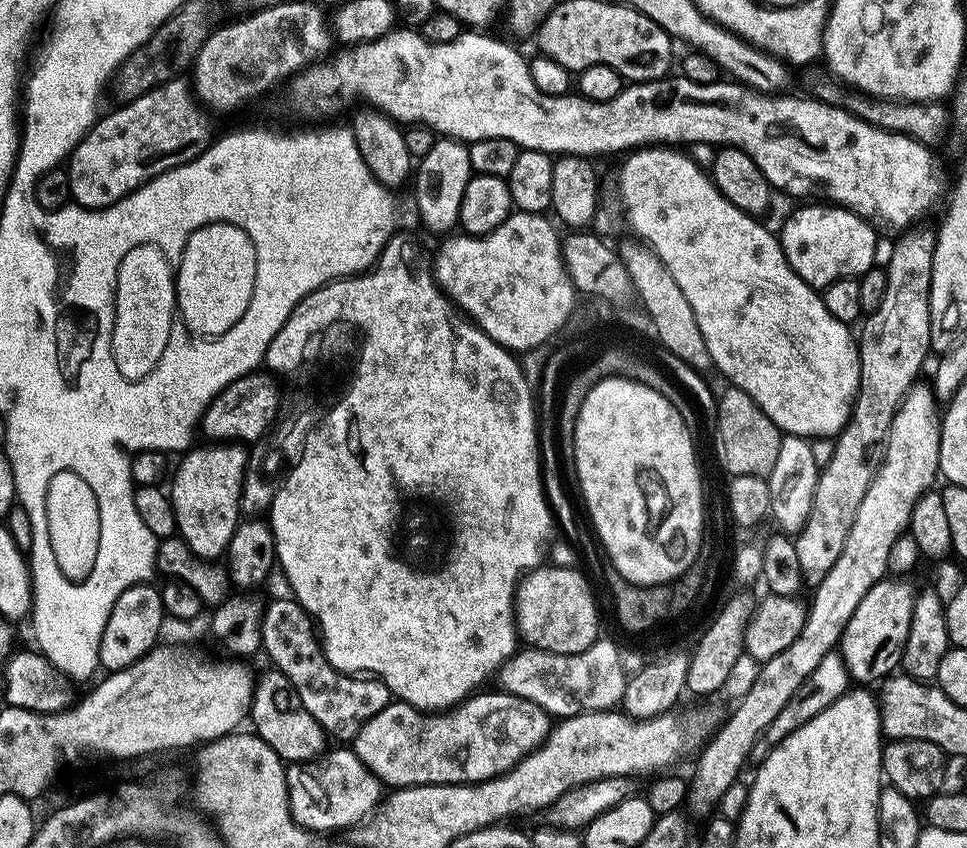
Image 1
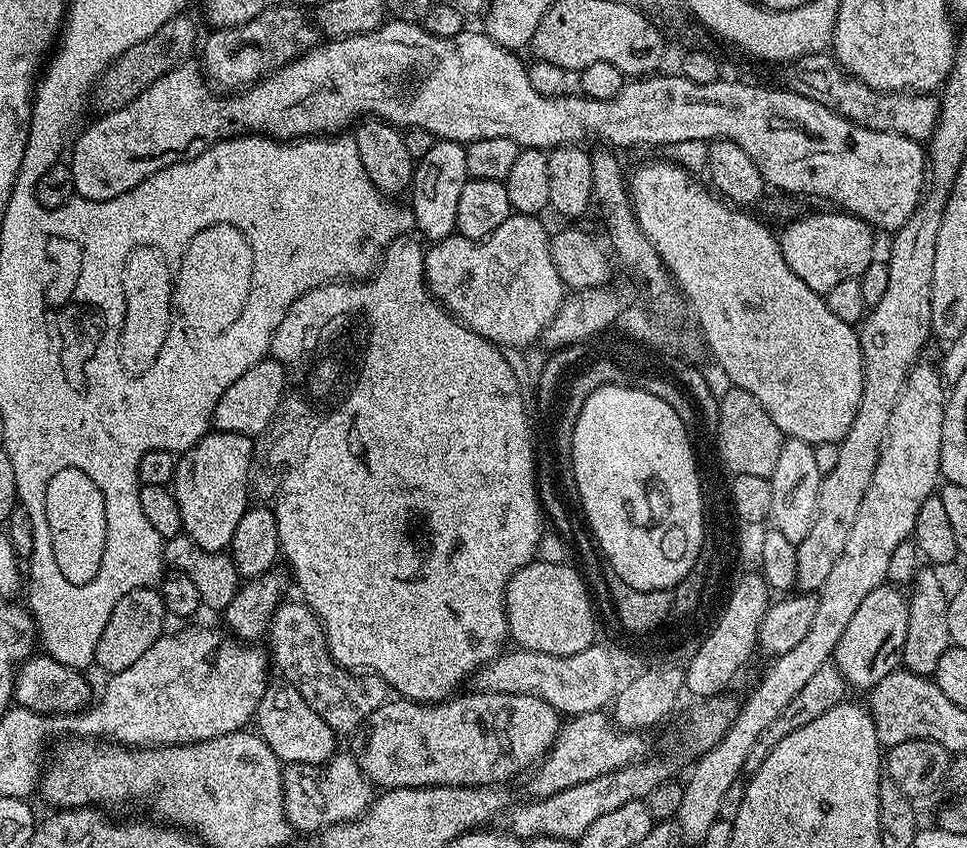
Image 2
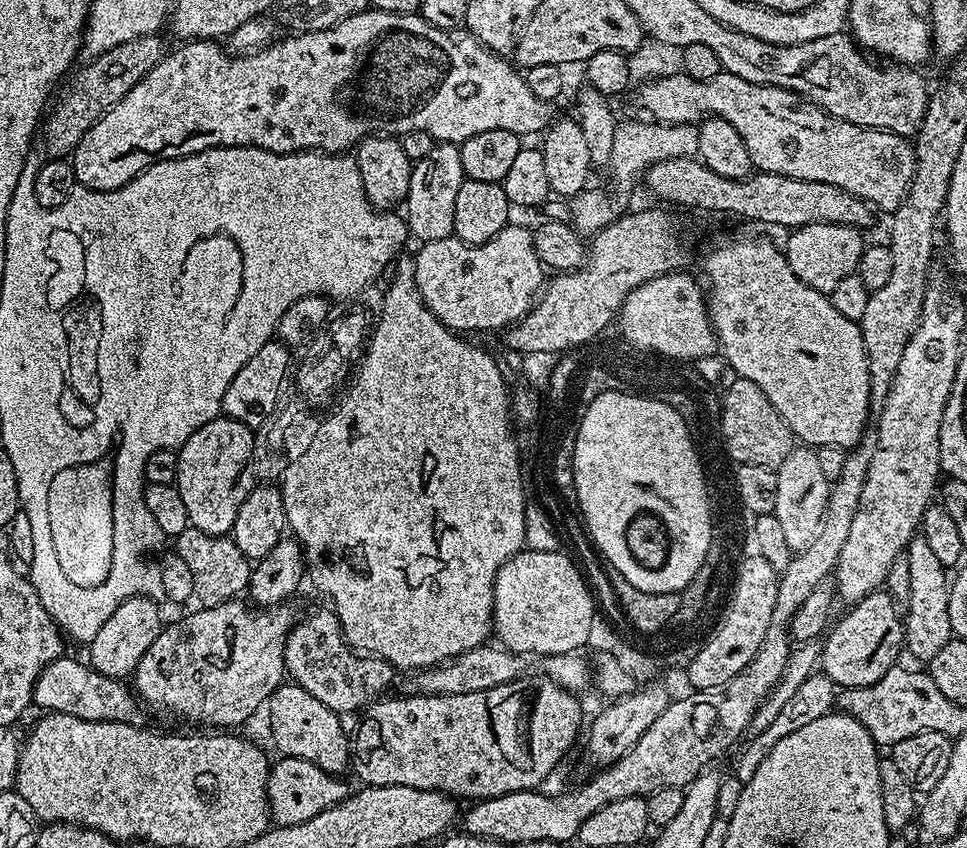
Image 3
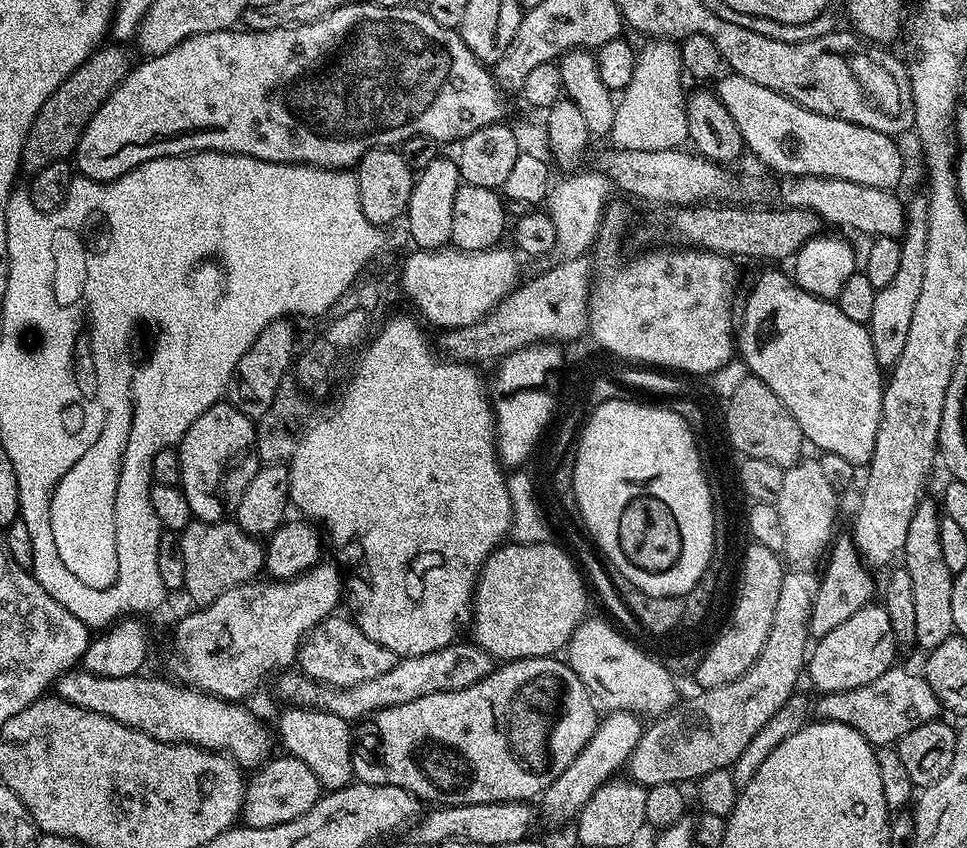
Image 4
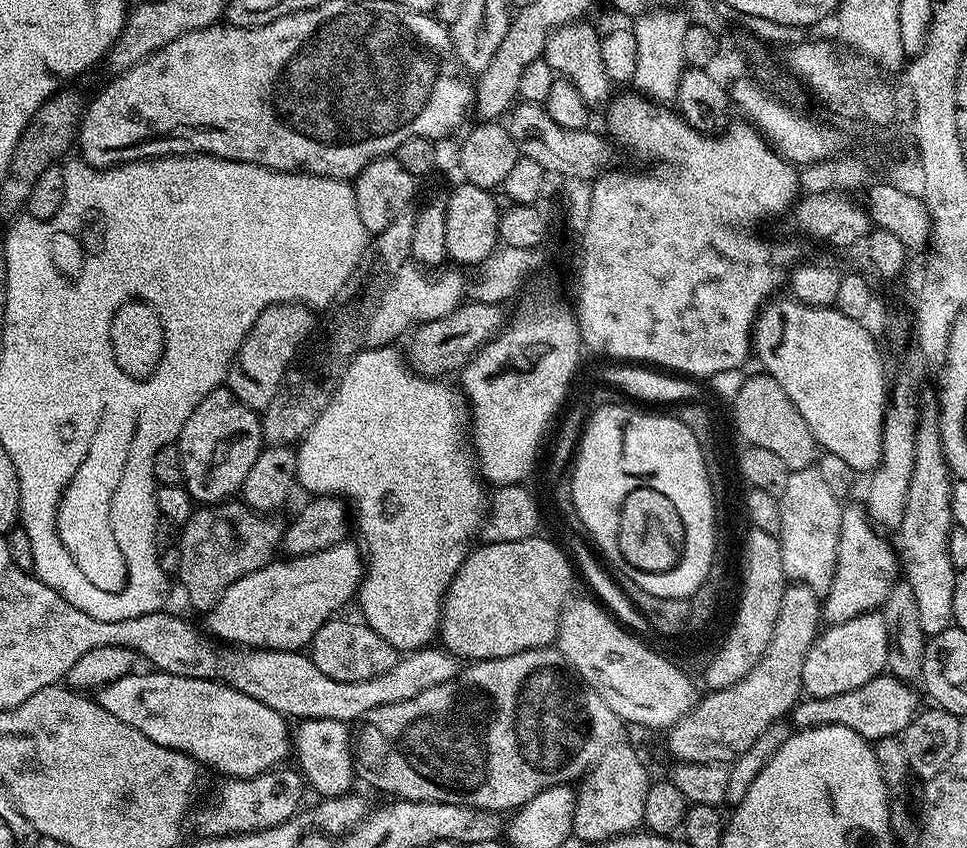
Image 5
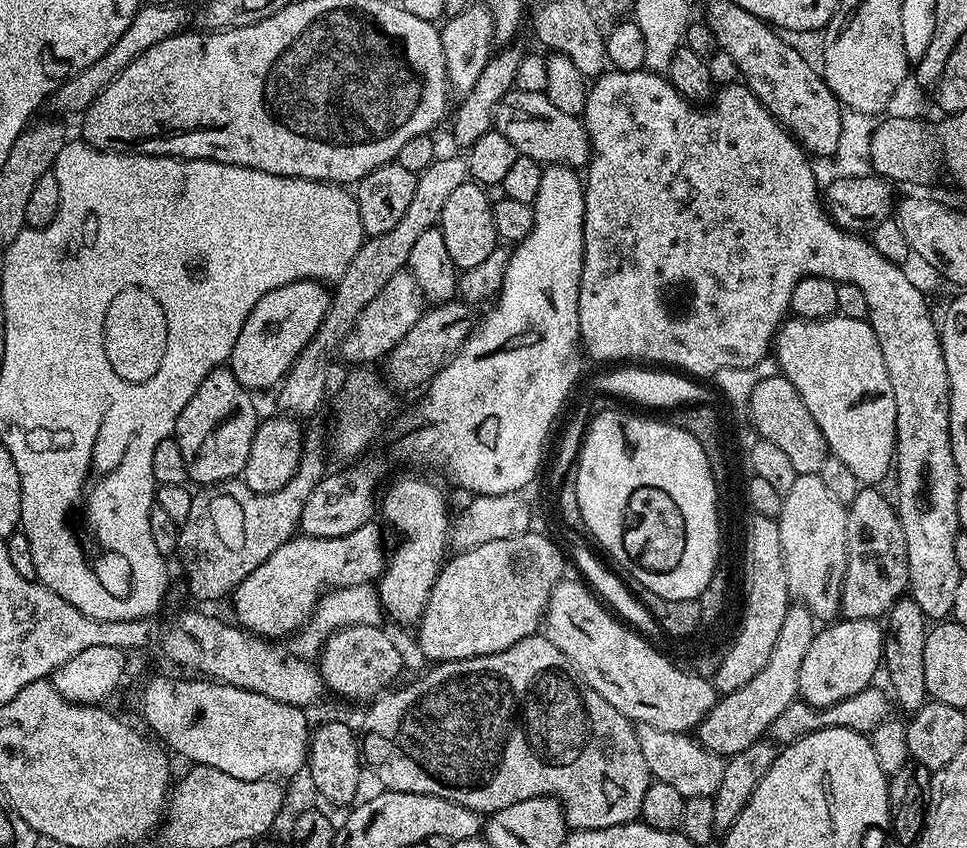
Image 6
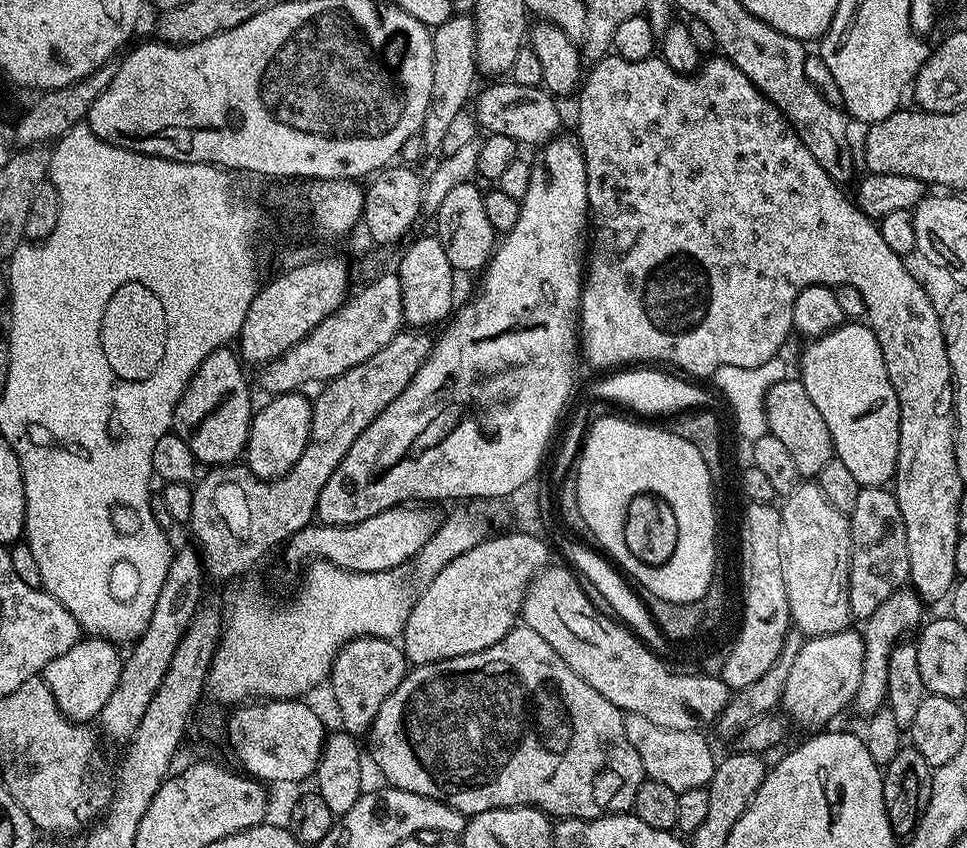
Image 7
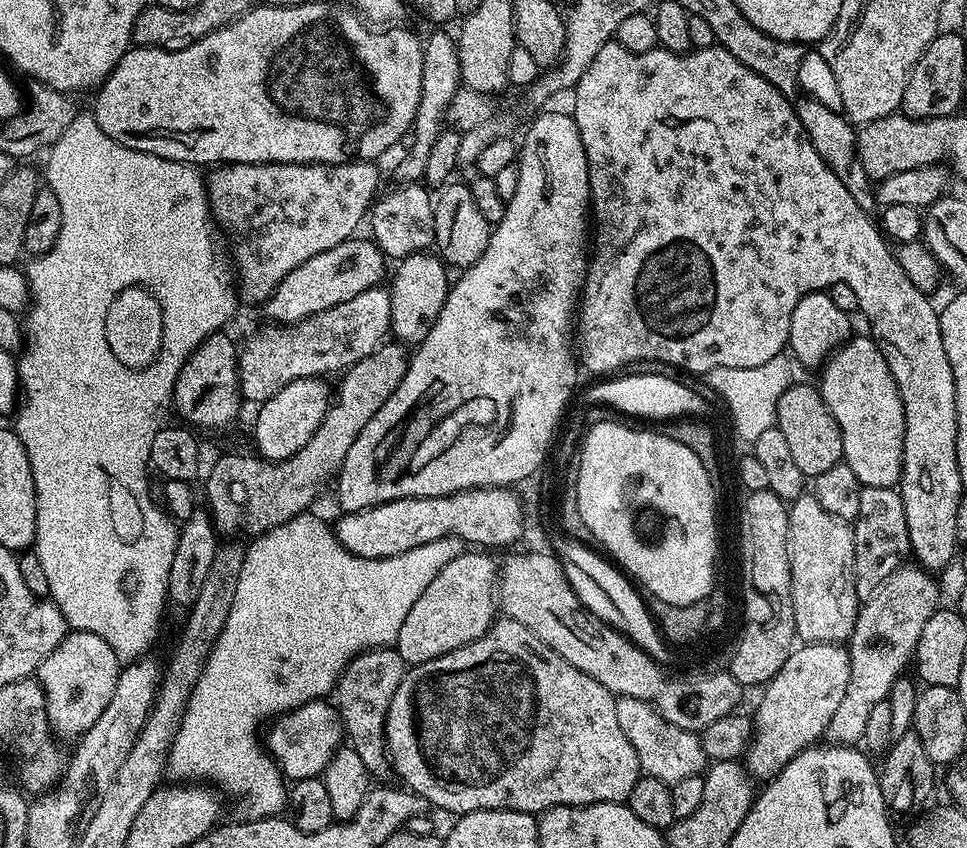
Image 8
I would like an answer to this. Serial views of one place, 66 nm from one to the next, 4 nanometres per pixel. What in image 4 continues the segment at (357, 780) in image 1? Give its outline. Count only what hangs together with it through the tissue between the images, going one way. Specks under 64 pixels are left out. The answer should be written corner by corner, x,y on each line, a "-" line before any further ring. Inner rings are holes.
281,754
280,757
269,759
255,773
256,776
247,781
244,789
244,810
242,820
249,828
265,828
278,826
306,814
310,806
314,806
322,795
322,789
314,770
306,766
296,756

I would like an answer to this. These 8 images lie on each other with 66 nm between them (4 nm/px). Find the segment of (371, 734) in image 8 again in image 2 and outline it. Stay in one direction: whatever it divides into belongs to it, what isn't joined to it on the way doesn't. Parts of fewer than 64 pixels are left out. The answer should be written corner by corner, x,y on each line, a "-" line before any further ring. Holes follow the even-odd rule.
282,602
266,629
266,641
272,647
270,660
283,679
306,698
306,706
326,722
337,734
352,732
363,725
386,703
390,689
386,681
375,674
357,674
336,663
328,648
328,635
315,612
303,602

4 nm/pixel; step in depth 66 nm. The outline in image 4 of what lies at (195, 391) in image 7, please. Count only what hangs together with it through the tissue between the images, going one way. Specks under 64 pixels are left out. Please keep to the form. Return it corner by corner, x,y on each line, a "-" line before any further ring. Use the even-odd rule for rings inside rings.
221,402
210,406
190,430
181,438
178,445
180,453
179,487
186,494
186,502
190,502
193,517
206,523
217,524
220,520
229,519
235,513
238,502
242,502
242,494
246,494
246,486
250,486
250,478
262,467
262,461
256,455
256,424
253,417
242,414
231,402

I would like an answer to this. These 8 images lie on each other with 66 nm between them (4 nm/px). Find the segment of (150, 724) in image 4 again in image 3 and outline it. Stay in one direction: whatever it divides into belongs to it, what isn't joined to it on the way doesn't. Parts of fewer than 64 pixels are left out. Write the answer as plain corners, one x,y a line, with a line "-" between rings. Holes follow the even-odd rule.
65,654
46,665
42,674
38,674
38,682
32,691
32,704
44,712
74,714
74,718
136,724
138,697
135,691
129,685
127,688
123,679
103,676
102,673
95,672
91,664
80,660
75,660
71,654

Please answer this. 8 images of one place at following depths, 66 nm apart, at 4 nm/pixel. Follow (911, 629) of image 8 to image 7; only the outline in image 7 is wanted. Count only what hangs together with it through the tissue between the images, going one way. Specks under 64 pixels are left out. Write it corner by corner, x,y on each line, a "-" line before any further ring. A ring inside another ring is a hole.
905,586
898,589
878,610
874,610
862,624
864,637
864,661
862,662
862,682
858,682
858,690
854,701
854,708
861,712
864,718
872,716
885,707
888,691
886,690
886,670
892,657
892,651
901,643
903,632
915,629
921,623
920,615
923,614
925,605
911,587

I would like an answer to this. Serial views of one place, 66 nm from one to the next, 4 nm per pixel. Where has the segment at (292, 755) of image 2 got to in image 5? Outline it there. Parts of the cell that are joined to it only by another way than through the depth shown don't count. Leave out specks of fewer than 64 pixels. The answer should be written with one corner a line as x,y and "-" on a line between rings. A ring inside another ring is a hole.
314,718
313,720
302,720
302,721
299,721
299,723
295,725
295,728
294,728
294,760
296,756
297,762
300,763
300,765
298,765
298,771
301,777
303,777
303,779
306,781
307,787
311,789
311,791
313,788
313,790
317,792
318,794
317,797
331,798
334,796
349,795
349,793
353,791
352,783
354,782
357,783
358,777
356,775
356,762
354,759
354,736
351,731
348,733
348,728
349,728
349,725
345,723
345,721
331,720
330,718

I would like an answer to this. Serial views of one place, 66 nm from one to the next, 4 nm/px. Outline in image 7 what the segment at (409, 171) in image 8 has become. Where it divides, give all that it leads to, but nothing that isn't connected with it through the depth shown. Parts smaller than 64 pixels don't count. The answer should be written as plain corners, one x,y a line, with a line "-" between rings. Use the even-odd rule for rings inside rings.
456,14
446,22
433,29
432,45
434,46
434,85
431,106
420,135
426,144
427,153
440,152
442,141
446,138
448,127
456,114
465,109
466,100
471,99
474,78
478,76
476,66
476,25
466,14

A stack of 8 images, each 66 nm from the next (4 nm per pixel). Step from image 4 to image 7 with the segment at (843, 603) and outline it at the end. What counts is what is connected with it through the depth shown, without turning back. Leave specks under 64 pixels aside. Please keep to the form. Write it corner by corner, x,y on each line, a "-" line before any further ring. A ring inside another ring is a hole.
884,486
861,487
857,502
848,516
848,529
852,543
850,574
848,575
850,610
857,621
863,622
874,610
878,610
878,606
882,606
882,602
886,602
886,598
890,598
890,594
894,594
909,583
910,546
906,546
906,522
902,522
902,510
898,510
895,491

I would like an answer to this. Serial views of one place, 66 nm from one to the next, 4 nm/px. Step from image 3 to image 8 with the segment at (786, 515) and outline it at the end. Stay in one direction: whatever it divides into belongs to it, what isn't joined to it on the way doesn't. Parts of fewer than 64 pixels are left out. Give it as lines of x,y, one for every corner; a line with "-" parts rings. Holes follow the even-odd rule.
814,495
798,497
788,508
788,557
792,563
792,605
797,637
805,644
851,641
862,603
854,578
852,524
824,510

